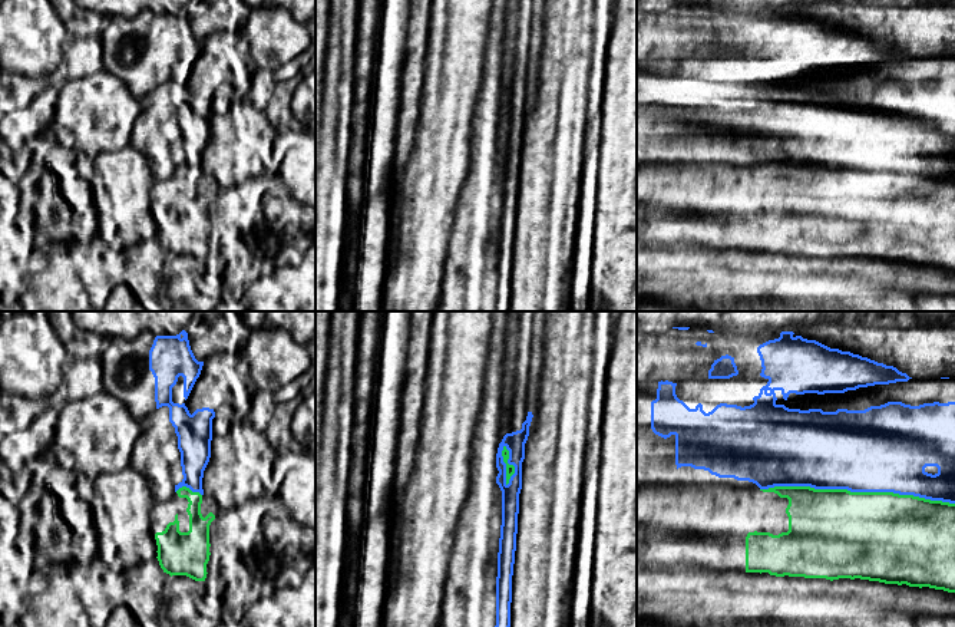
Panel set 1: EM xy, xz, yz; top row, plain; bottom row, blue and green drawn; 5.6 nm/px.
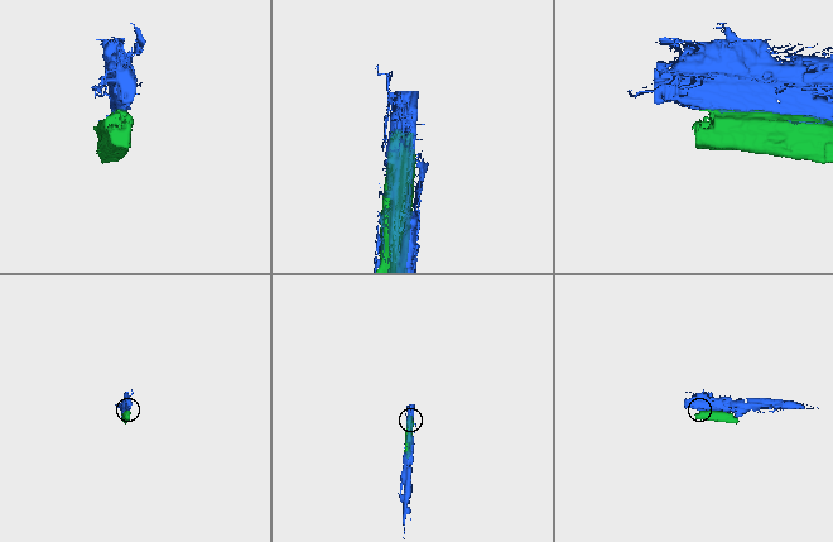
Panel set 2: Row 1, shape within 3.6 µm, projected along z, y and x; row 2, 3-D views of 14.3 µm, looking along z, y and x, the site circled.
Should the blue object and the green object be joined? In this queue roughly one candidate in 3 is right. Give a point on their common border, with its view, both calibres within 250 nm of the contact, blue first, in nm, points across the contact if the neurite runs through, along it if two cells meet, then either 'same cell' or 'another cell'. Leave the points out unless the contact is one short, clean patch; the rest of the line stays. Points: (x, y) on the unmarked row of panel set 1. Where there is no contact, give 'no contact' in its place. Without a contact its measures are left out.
meets blue in yz at (858, 170); 460 nm thick on the blue side, 480 nm on the other; another cell

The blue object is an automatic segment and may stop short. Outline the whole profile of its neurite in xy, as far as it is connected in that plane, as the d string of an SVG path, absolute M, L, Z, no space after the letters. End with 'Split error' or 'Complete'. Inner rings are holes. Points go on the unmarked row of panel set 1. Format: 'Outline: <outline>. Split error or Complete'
Outline: M182 9L176 14L155 16L149 29L149 49L155 56L156 88L162 85L169 86L169 100L175 106L175 112L178 115L184 158L175 164L175 171L179 166L186 165L192 171L199 171L204 174L202 156L211 136L212 98L228 93L245 85L252 85L252 70L255 66L250 59L250 42L245 36L245 30L242 29L237 33L211 33L205 40L198 40L191 29L188 11Z. Split error

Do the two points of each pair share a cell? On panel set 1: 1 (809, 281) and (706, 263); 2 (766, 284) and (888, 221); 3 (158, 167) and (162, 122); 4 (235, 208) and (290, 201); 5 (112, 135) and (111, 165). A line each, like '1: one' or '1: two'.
1: one
2: two
3: one
4: one
5: two

